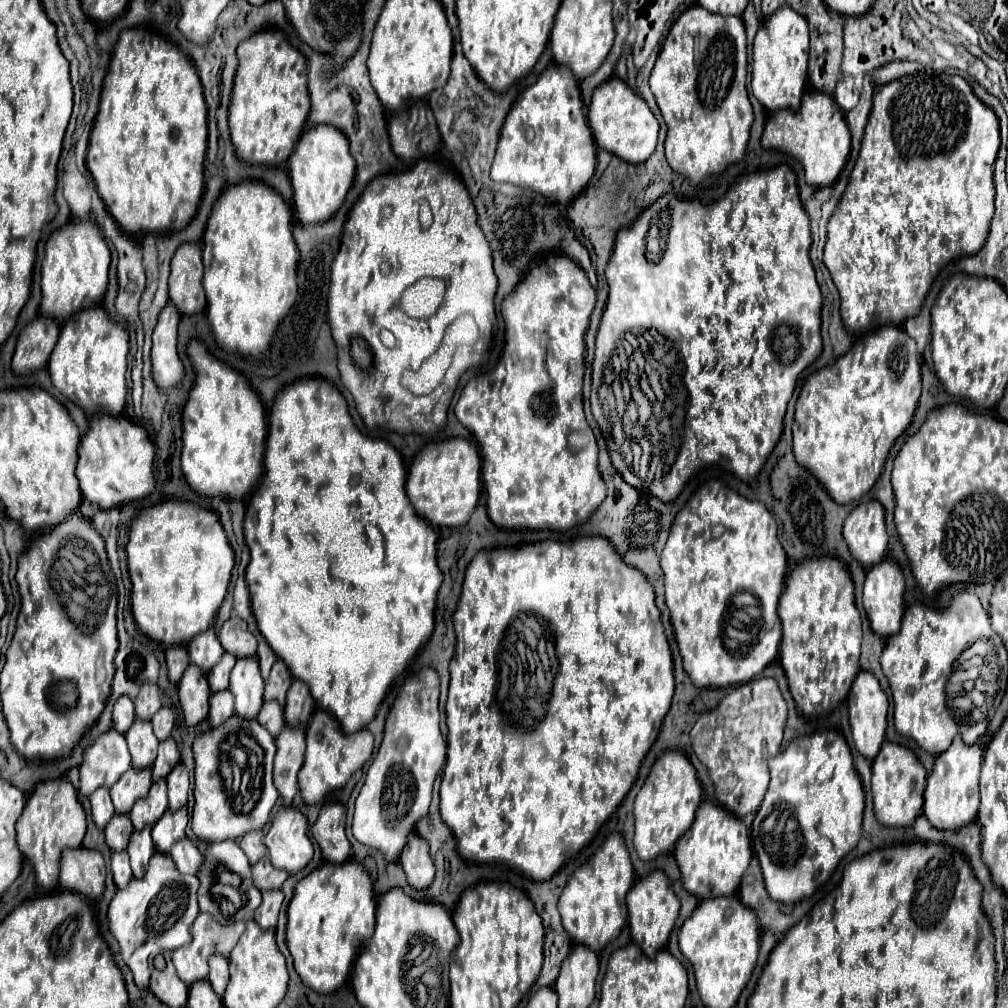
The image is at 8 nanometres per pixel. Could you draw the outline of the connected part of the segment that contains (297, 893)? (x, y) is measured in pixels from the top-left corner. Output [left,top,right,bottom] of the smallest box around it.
[286,861,376,993]

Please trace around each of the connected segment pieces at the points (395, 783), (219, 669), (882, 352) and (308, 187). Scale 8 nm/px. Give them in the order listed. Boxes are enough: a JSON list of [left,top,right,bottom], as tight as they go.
[[352,669,446,861],[208,653,236,693],[794,325,920,503],[288,125,356,225]]

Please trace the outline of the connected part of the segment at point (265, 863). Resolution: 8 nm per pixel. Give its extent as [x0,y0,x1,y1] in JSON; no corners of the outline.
[252,857,288,891]

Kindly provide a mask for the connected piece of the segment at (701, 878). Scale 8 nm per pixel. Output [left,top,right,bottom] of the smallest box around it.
[674,801,752,899]

